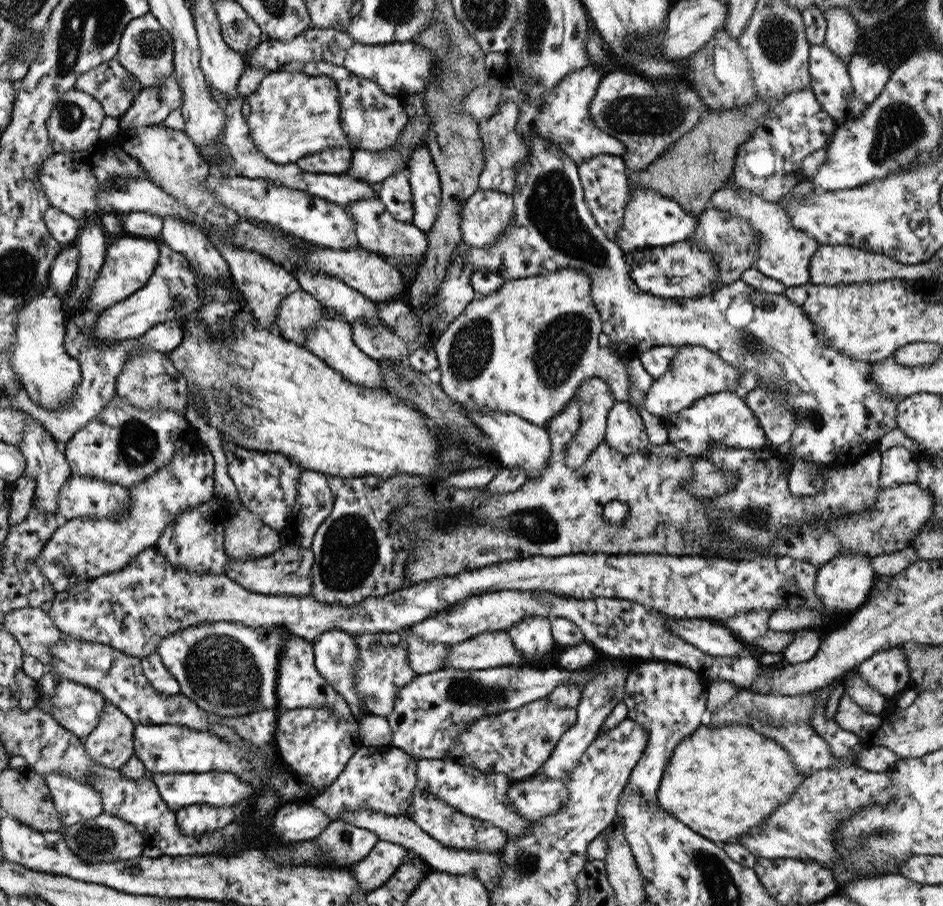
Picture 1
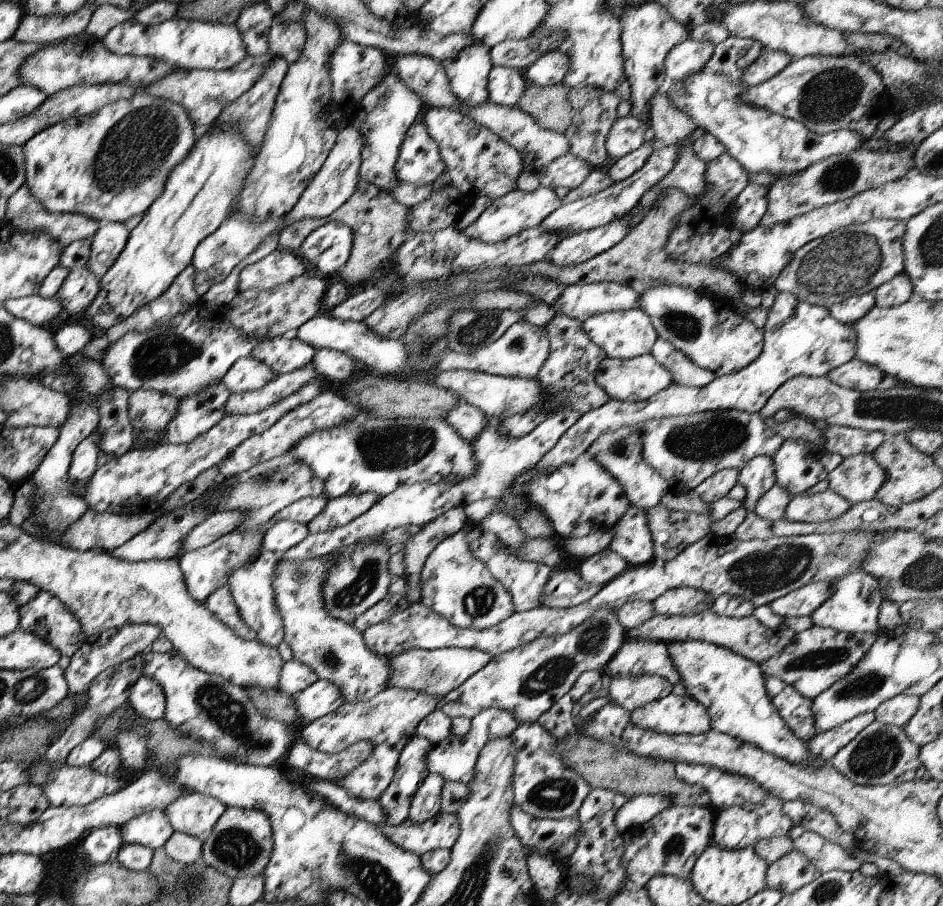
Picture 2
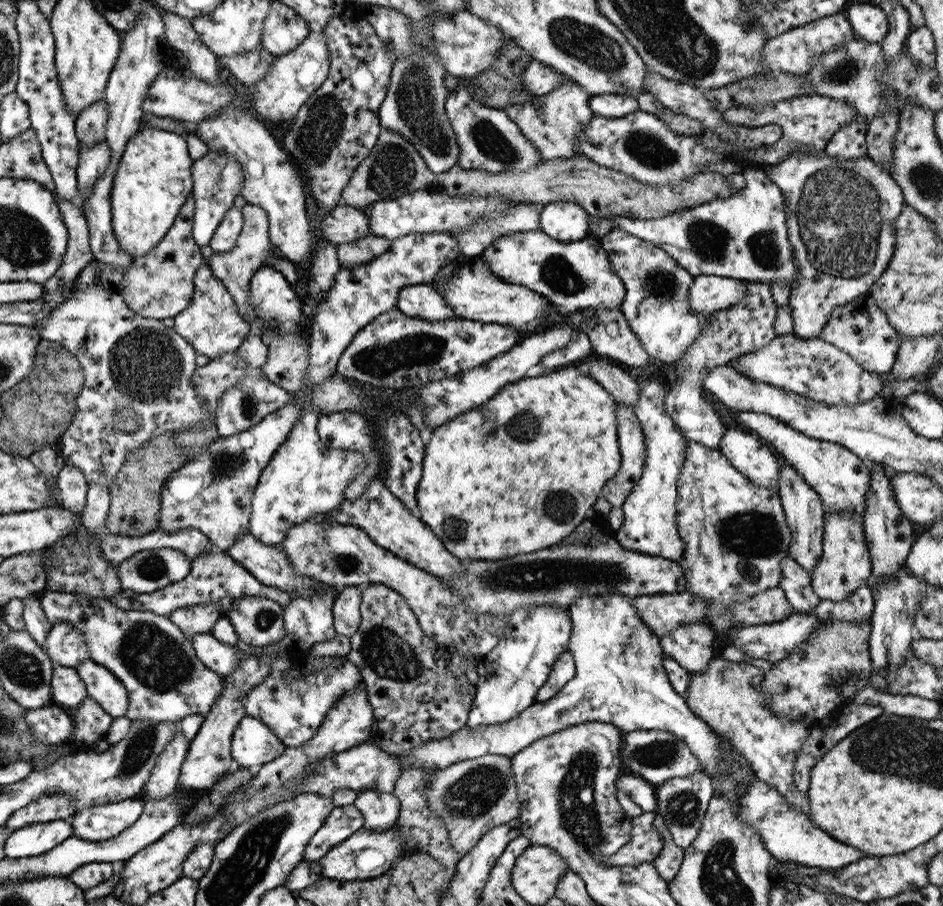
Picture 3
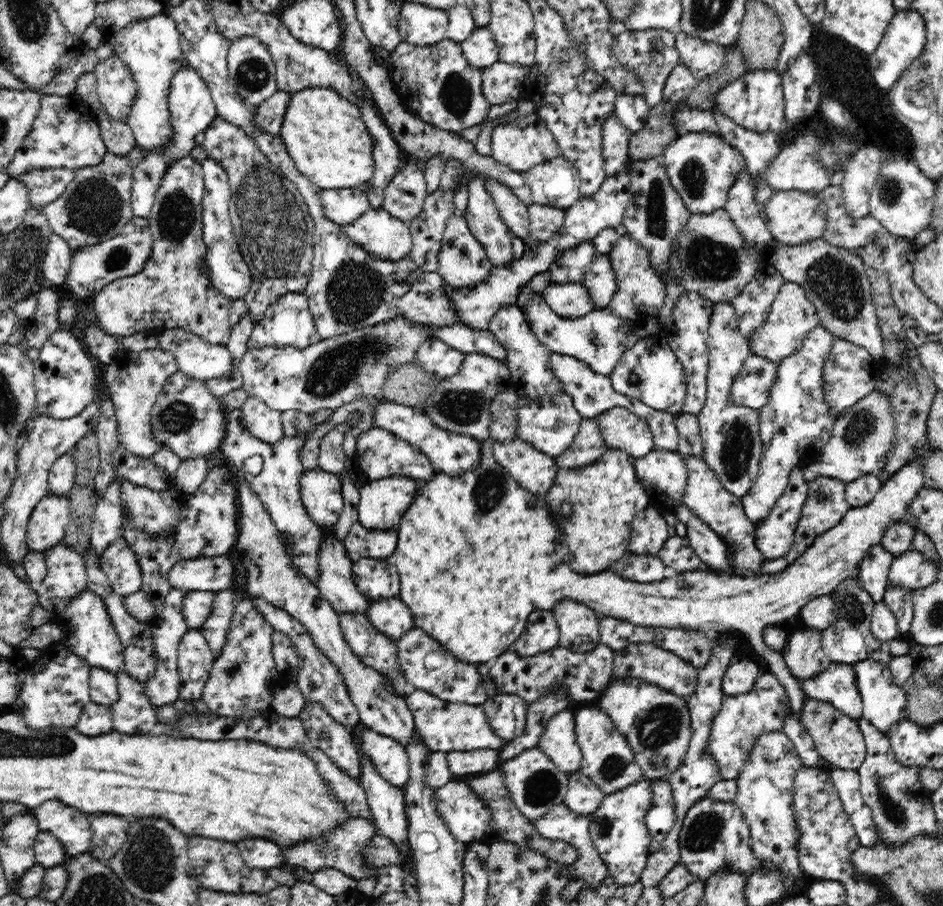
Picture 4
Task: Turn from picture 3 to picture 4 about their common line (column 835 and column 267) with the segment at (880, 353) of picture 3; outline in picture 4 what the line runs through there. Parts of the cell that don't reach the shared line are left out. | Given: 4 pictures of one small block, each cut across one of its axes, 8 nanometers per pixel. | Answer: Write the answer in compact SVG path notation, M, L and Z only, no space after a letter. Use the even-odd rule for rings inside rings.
M304 291L287 292L267 308L262 319L254 322L253 329L245 342L245 352L252 352L252 350L260 350L260 348L266 347L296 347L303 349L320 342L321 338L317 333L306 293Z

